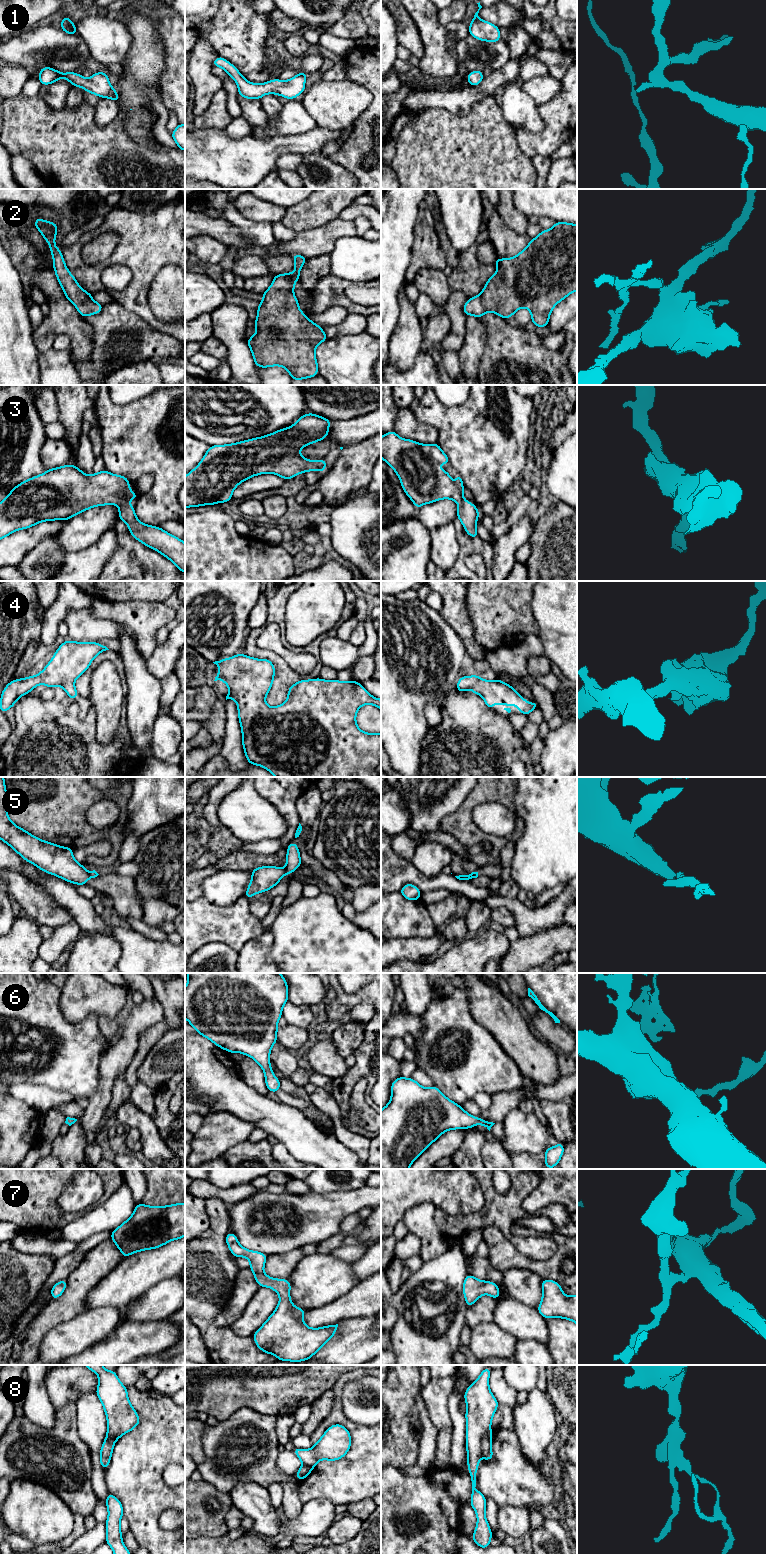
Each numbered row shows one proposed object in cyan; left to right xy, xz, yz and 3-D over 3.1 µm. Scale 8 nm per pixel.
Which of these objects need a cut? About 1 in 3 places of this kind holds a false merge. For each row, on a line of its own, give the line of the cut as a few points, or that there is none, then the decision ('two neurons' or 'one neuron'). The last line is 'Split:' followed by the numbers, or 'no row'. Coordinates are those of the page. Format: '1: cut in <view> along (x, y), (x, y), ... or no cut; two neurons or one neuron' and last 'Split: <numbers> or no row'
1: no cut; one neuron
2: no cut; one neuron
3: no cut; one neuron
4: no cut; one neuron
5: cut in xz along (284, 868), (287, 873); two neurons
6: no cut; one neuron
7: no cut; one neuron
8: cut in yz along (490, 1430), (482, 1437), (480, 1453); two neurons
Split: 5, 8

